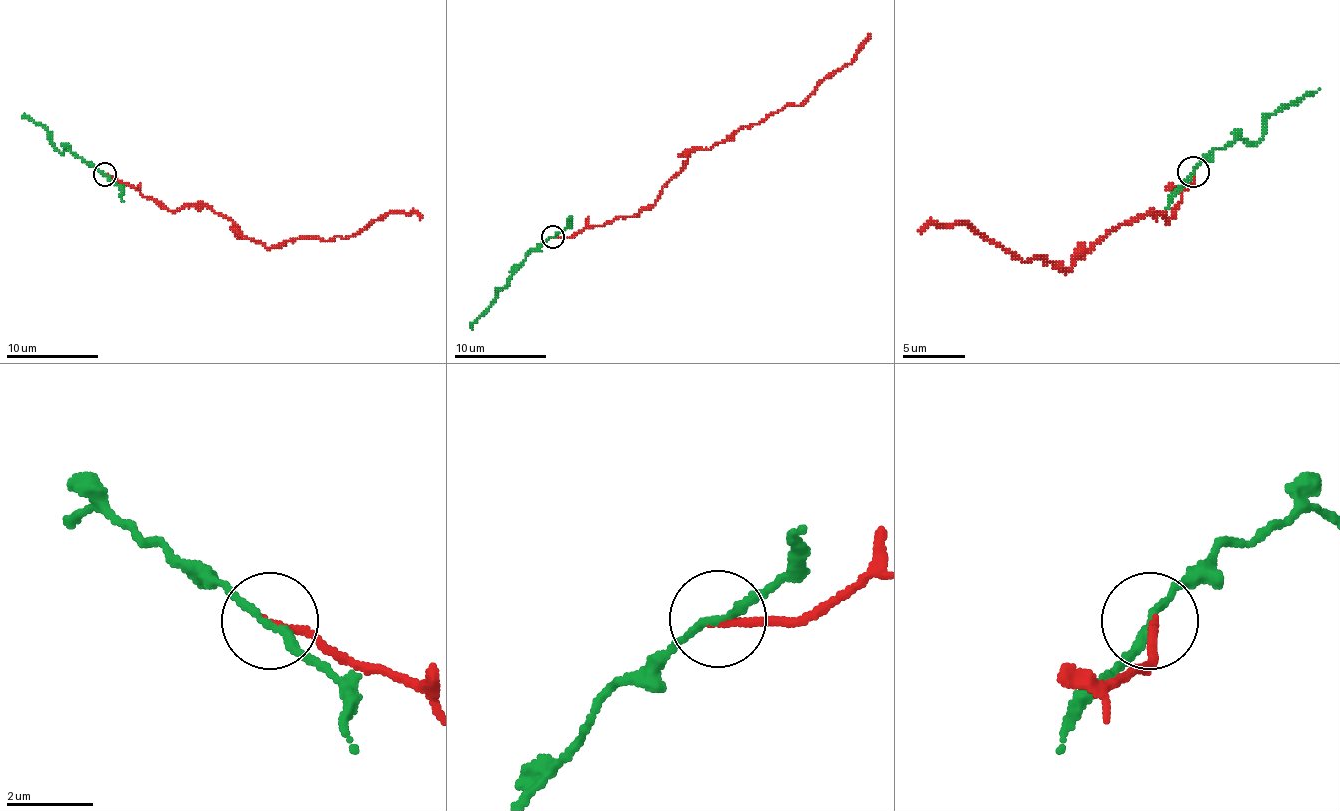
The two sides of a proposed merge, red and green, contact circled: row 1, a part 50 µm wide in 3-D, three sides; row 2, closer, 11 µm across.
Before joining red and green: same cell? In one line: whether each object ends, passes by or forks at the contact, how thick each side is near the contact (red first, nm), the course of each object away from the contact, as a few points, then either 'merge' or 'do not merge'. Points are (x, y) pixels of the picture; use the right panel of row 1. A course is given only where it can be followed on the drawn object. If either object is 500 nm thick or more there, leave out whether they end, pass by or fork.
red ends; green passes by; calibres 180 and 180 nm; course red (1194, 171), (1166, 221), (1137, 214), (1112, 227), (1065, 271), (1043, 258), (1015, 258), (968, 224), (918, 230); course green (1194, 171), (1216, 149), (1238, 139), (1257, 142), (1272, 114), (1319, 89); do not merge

